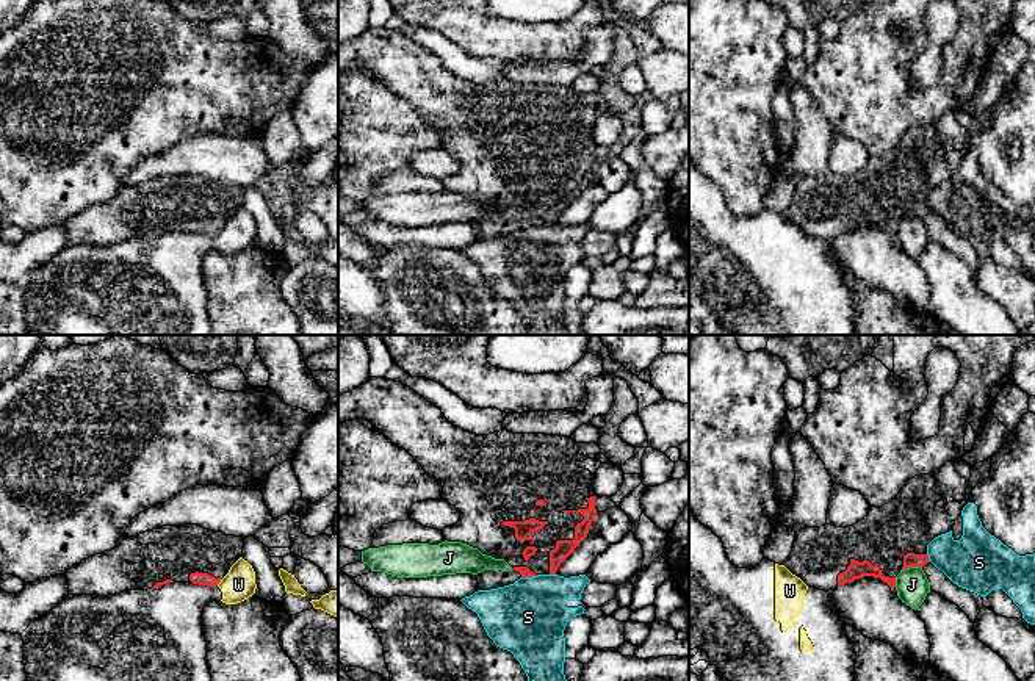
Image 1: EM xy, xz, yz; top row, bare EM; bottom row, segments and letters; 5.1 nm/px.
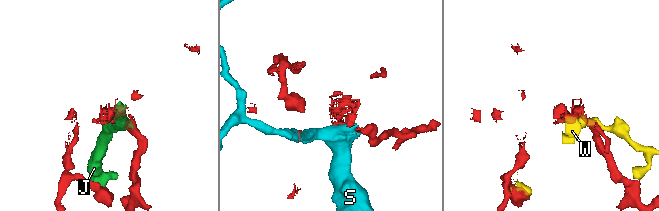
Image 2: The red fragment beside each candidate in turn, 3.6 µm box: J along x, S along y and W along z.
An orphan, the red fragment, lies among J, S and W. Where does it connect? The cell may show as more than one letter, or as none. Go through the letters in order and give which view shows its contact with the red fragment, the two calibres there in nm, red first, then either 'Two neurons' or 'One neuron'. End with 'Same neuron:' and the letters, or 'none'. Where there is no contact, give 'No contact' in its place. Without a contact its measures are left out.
J: Touches red in yz. Thickness 80 nm (red) against 170 nm. Two neurons
S: Touches red in xz. Thickness 60 nm (red) against 380 nm. Two neurons
W: Touches red in xy. Thickness 70 nm (red) against 170 nm. Two neurons
Same neuron: none

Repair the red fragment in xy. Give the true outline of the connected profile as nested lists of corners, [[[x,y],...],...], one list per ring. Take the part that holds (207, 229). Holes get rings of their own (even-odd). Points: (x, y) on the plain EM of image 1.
[[[197,174],[163,175],[88,207],[67,219],[69,244],[110,246],[169,232],[213,236],[243,207],[243,186]]]

